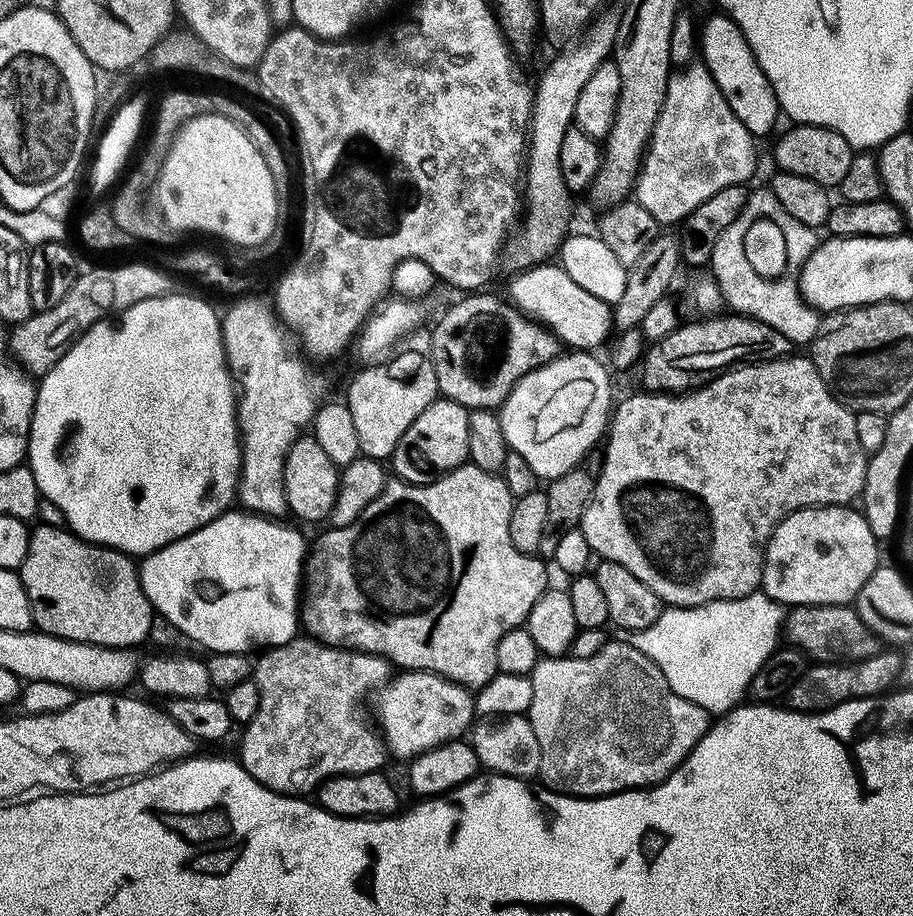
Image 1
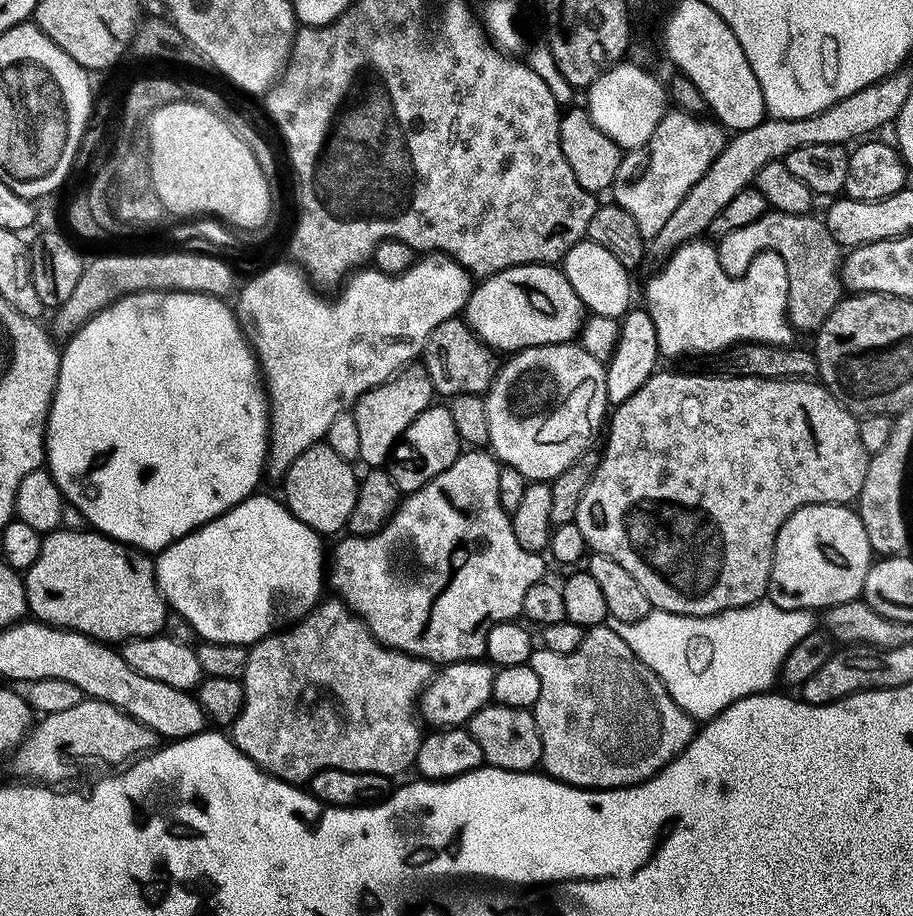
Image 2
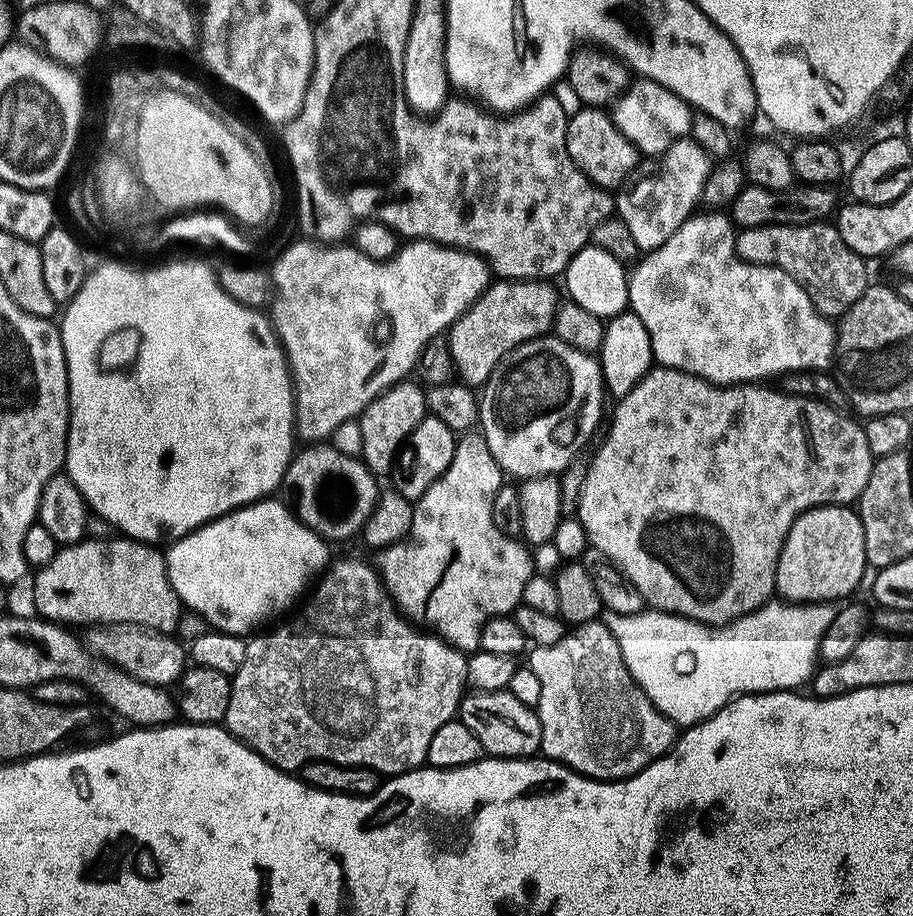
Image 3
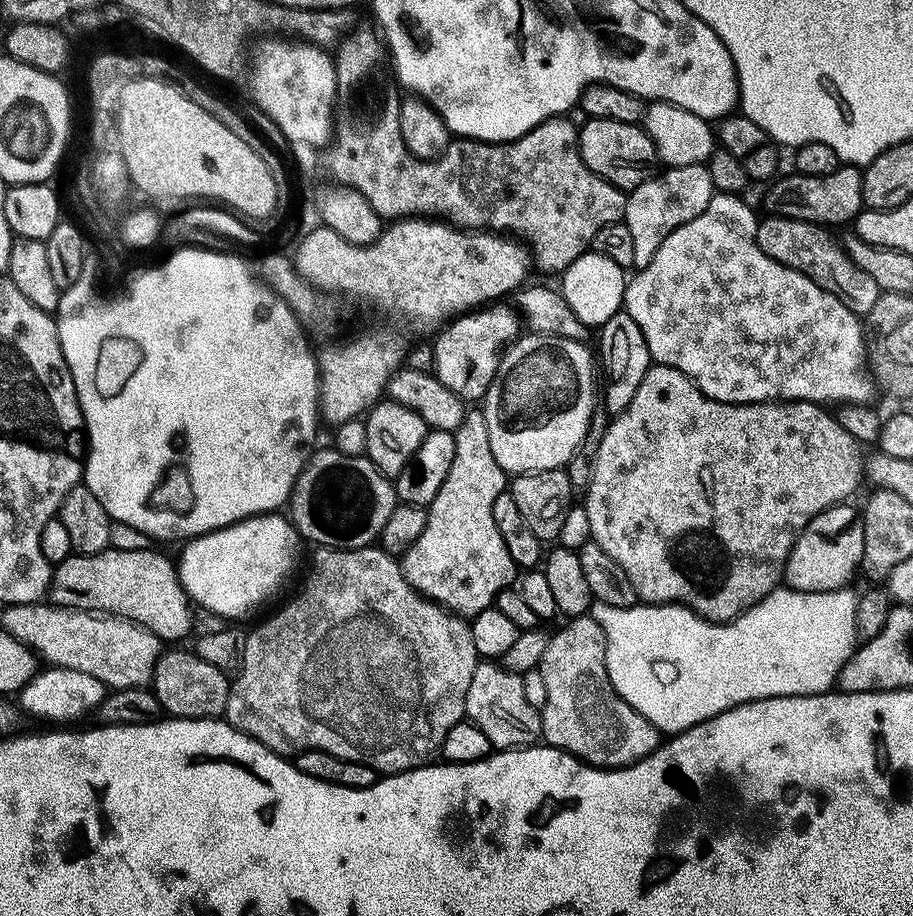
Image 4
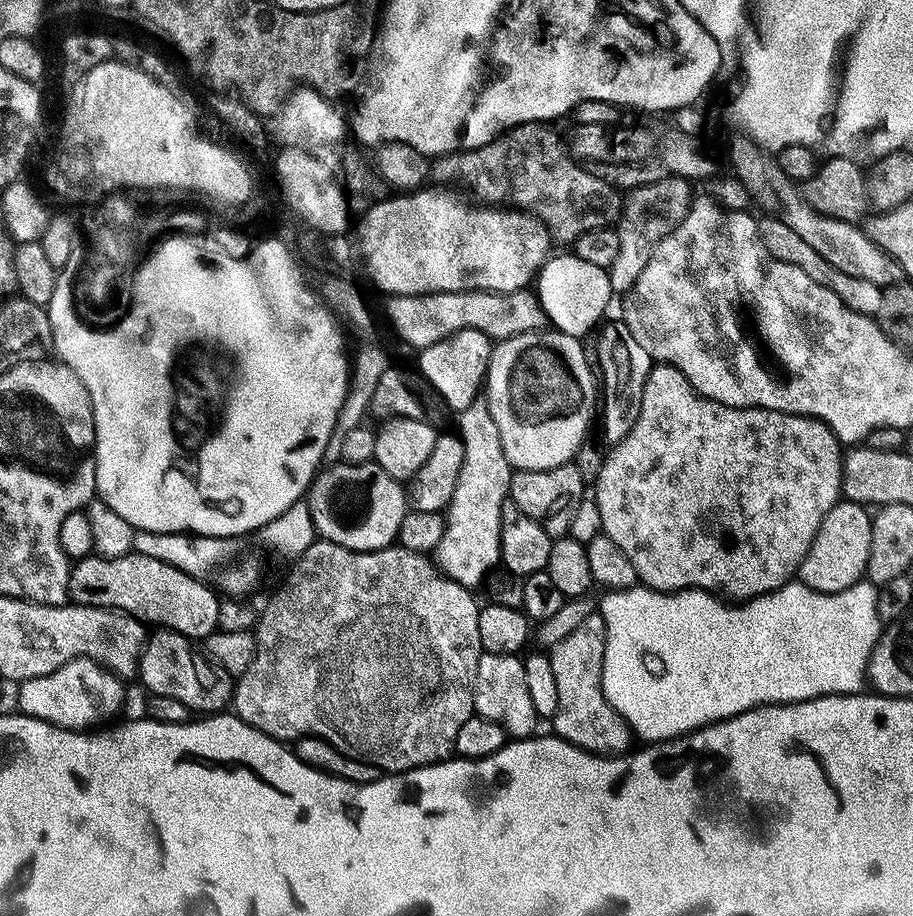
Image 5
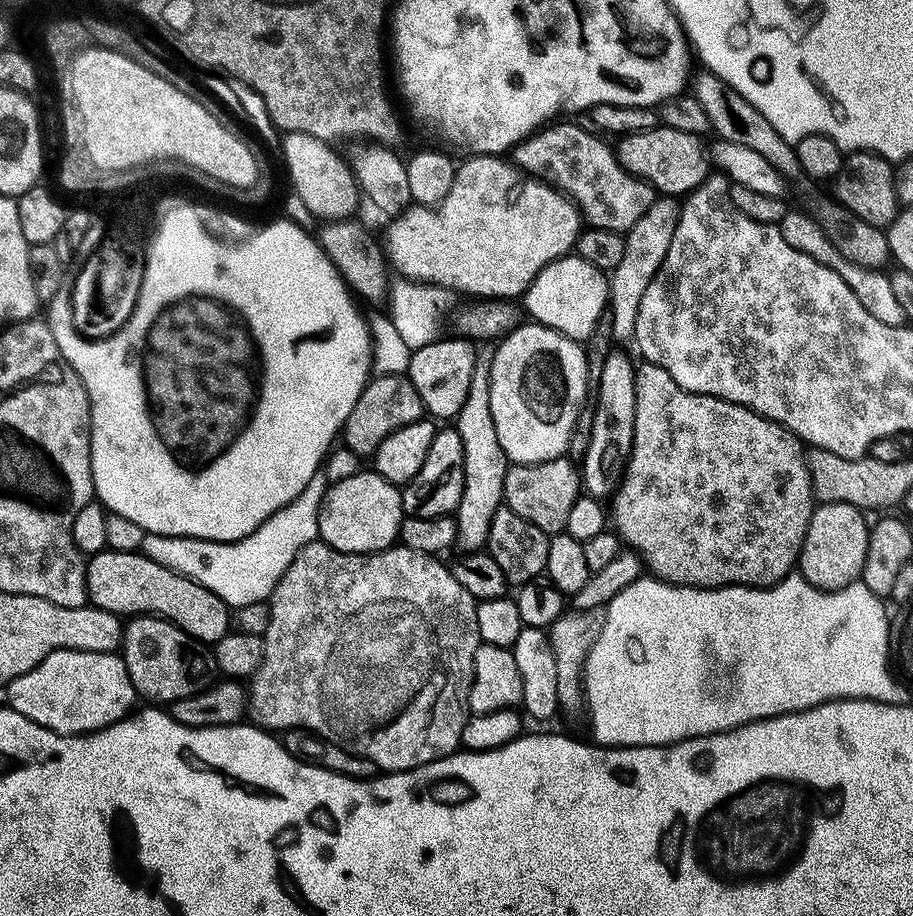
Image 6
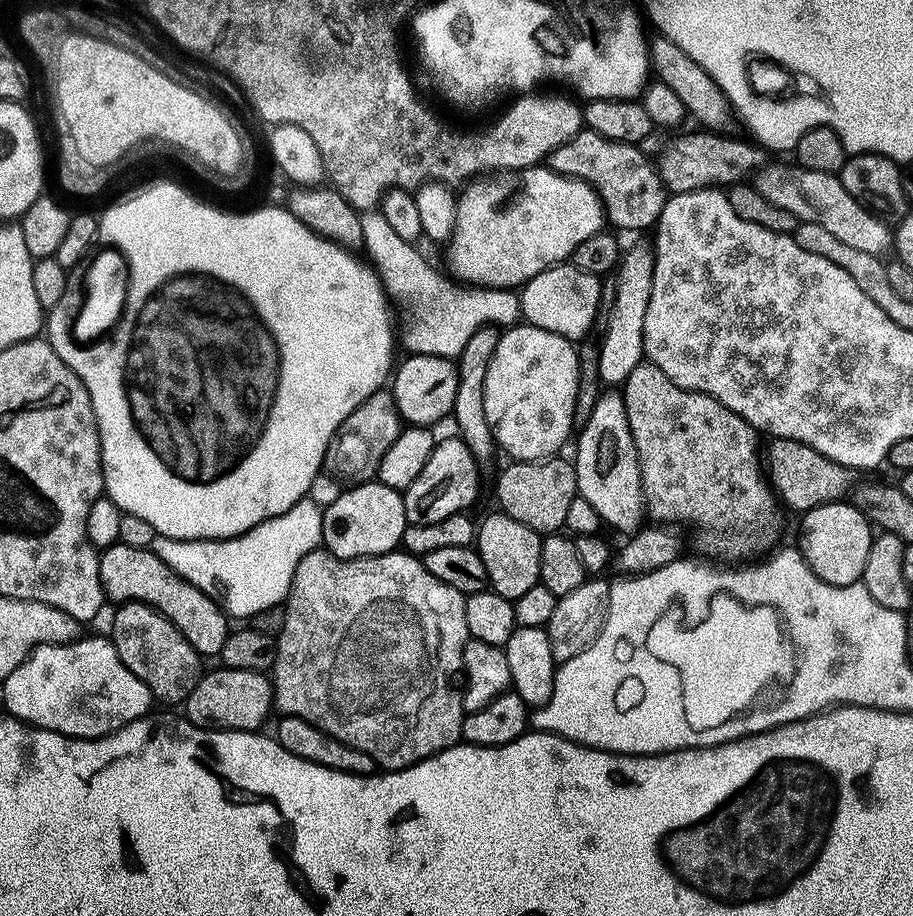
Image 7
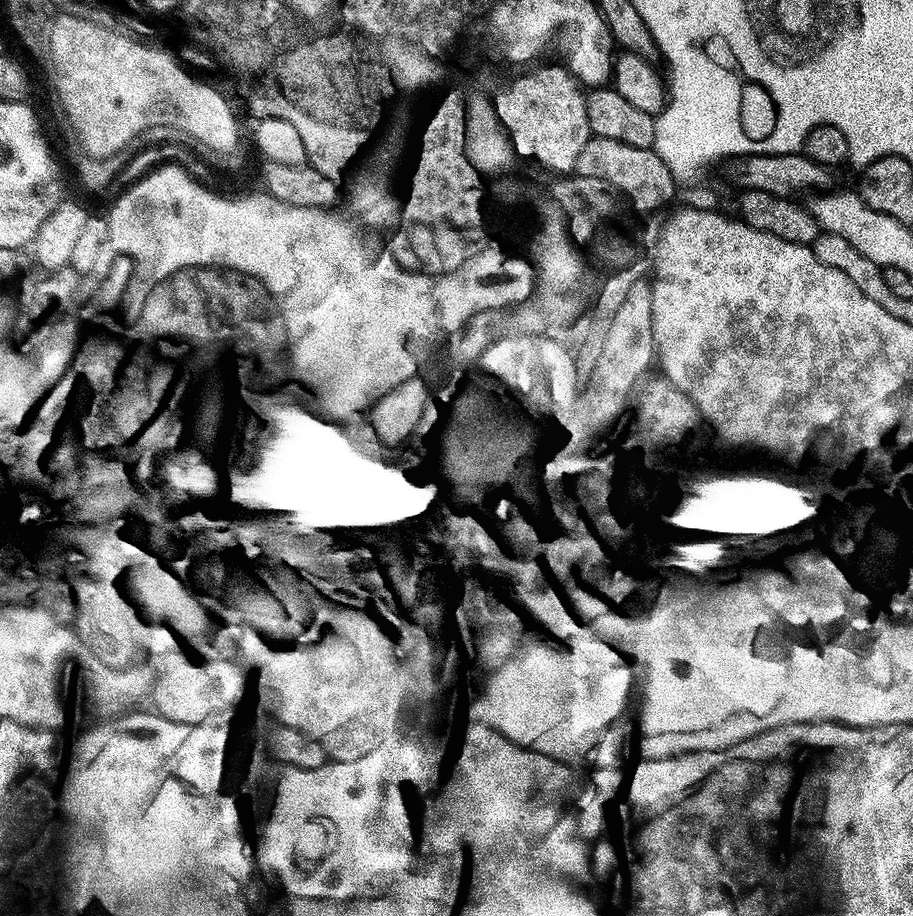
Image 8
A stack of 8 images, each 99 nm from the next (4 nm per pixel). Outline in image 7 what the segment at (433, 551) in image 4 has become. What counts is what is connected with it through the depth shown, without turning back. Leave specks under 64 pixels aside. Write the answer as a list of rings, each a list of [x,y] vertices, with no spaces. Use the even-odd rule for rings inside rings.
[[[495,324],[482,325],[470,337],[470,342],[462,350],[459,359],[455,361],[458,370],[458,394],[454,394],[454,406],[452,407],[451,419],[456,419],[456,428],[459,439],[464,441],[470,454],[477,464],[487,466],[498,453],[498,445],[494,434],[490,430],[490,422],[486,418],[486,398],[484,387],[486,386],[486,370],[490,366],[490,358],[494,350],[498,350],[498,342],[502,335],[501,329]]]

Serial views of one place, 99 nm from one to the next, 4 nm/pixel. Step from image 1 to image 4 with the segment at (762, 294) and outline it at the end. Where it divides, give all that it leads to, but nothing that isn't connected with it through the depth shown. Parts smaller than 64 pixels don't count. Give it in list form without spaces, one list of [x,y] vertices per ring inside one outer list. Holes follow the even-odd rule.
[[[768,214],[757,226],[757,244],[770,259],[806,274],[829,297],[842,301],[857,316],[867,317],[868,311],[880,301],[882,295],[878,282],[874,282],[866,270],[858,270],[845,252],[843,243],[828,232],[831,231],[827,227],[811,224],[808,220],[791,220],[788,216]]]

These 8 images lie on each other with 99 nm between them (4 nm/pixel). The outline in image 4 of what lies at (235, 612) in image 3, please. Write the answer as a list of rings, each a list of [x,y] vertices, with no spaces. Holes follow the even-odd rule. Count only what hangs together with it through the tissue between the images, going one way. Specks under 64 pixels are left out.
[[[280,514],[252,516],[189,539],[178,559],[180,581],[193,605],[212,610],[228,622],[236,622],[239,616],[258,607],[264,596],[275,594],[284,576],[291,574],[300,544],[302,537],[291,519],[283,520]]]

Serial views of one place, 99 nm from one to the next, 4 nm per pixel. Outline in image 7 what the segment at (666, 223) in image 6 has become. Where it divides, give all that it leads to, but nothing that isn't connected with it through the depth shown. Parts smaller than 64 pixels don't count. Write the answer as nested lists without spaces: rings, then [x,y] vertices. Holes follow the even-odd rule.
[[[636,244],[620,257],[614,273],[616,297],[614,310],[610,314],[608,331],[600,341],[600,379],[605,385],[620,386],[624,379],[645,359],[644,327],[646,326],[646,306],[650,306],[650,290],[654,286],[655,251],[644,244]]]

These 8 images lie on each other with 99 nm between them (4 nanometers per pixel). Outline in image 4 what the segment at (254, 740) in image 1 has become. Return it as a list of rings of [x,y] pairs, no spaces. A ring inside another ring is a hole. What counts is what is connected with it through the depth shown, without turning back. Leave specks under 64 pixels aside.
[[[323,546],[315,549],[316,553],[312,556],[312,569],[308,572],[308,577],[304,580],[304,585],[300,588],[300,593],[293,598],[289,604],[284,604],[277,610],[273,616],[268,616],[253,632],[249,631],[246,635],[246,650],[244,651],[244,662],[240,665],[240,671],[235,673],[234,679],[231,681],[228,689],[228,701],[226,702],[226,710],[223,719],[231,724],[233,728],[239,732],[244,732],[250,738],[254,738],[258,742],[262,742],[262,746],[266,746],[271,752],[276,752],[279,756],[285,758],[295,758],[301,752],[306,750],[322,750],[326,754],[334,754],[334,758],[346,758],[350,762],[362,762],[366,766],[373,768],[378,774],[395,774],[397,772],[408,772],[412,768],[425,767],[433,759],[432,755],[440,752],[442,742],[446,738],[446,734],[450,734],[450,726],[461,723],[465,719],[464,707],[466,706],[466,690],[470,690],[470,678],[474,678],[474,670],[478,663],[476,655],[476,647],[474,646],[474,638],[472,637],[472,625],[463,616],[457,616],[456,613],[448,611],[442,604],[435,604],[433,600],[429,600],[427,596],[416,592],[410,586],[410,582],[404,577],[404,571],[400,568],[400,560],[391,556],[379,546],[369,546],[366,548],[326,548]]]

